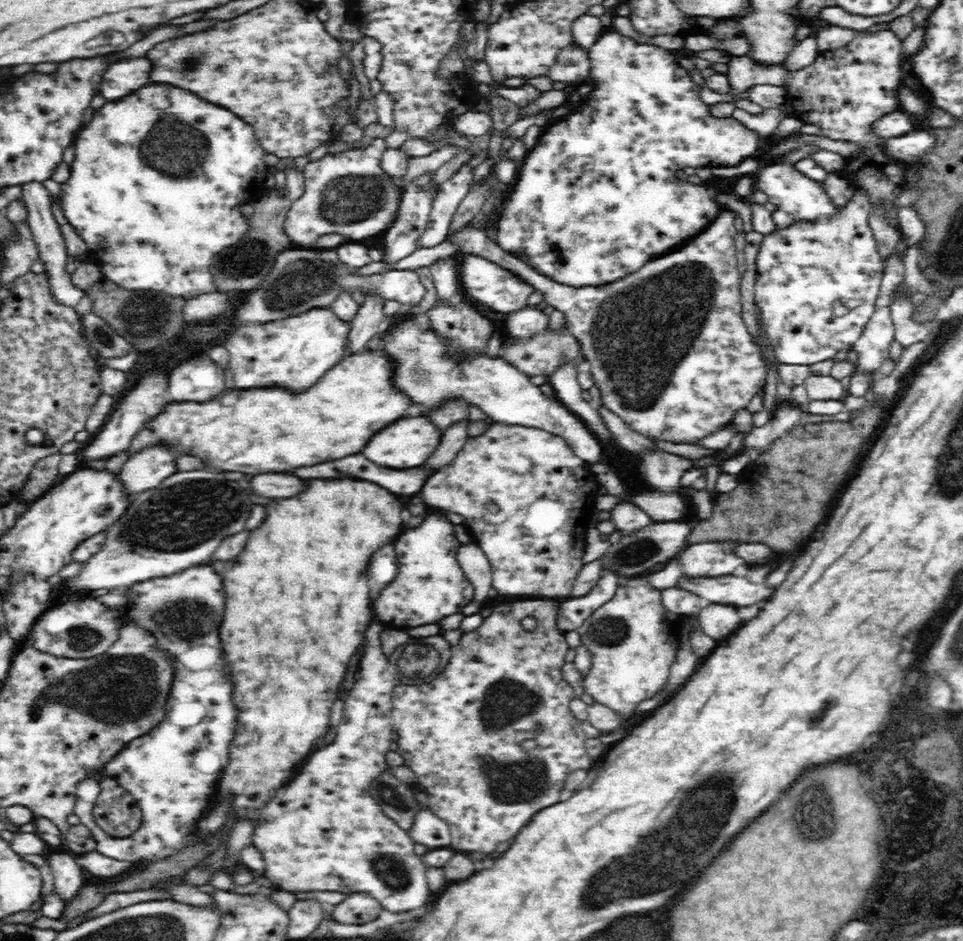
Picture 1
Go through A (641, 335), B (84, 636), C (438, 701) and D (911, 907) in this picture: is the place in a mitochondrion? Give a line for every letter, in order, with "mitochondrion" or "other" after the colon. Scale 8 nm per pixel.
A: mitochondrion
B: mitochondrion
C: other
D: other

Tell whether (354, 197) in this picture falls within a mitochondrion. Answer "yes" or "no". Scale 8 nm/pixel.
yes

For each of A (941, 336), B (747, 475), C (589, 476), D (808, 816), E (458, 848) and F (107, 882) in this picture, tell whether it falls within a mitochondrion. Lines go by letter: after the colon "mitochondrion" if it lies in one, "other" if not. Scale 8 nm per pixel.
A: other
B: other
C: other
D: mitochondrion
E: other
F: other

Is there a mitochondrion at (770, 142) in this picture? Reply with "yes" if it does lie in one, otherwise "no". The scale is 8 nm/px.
no

